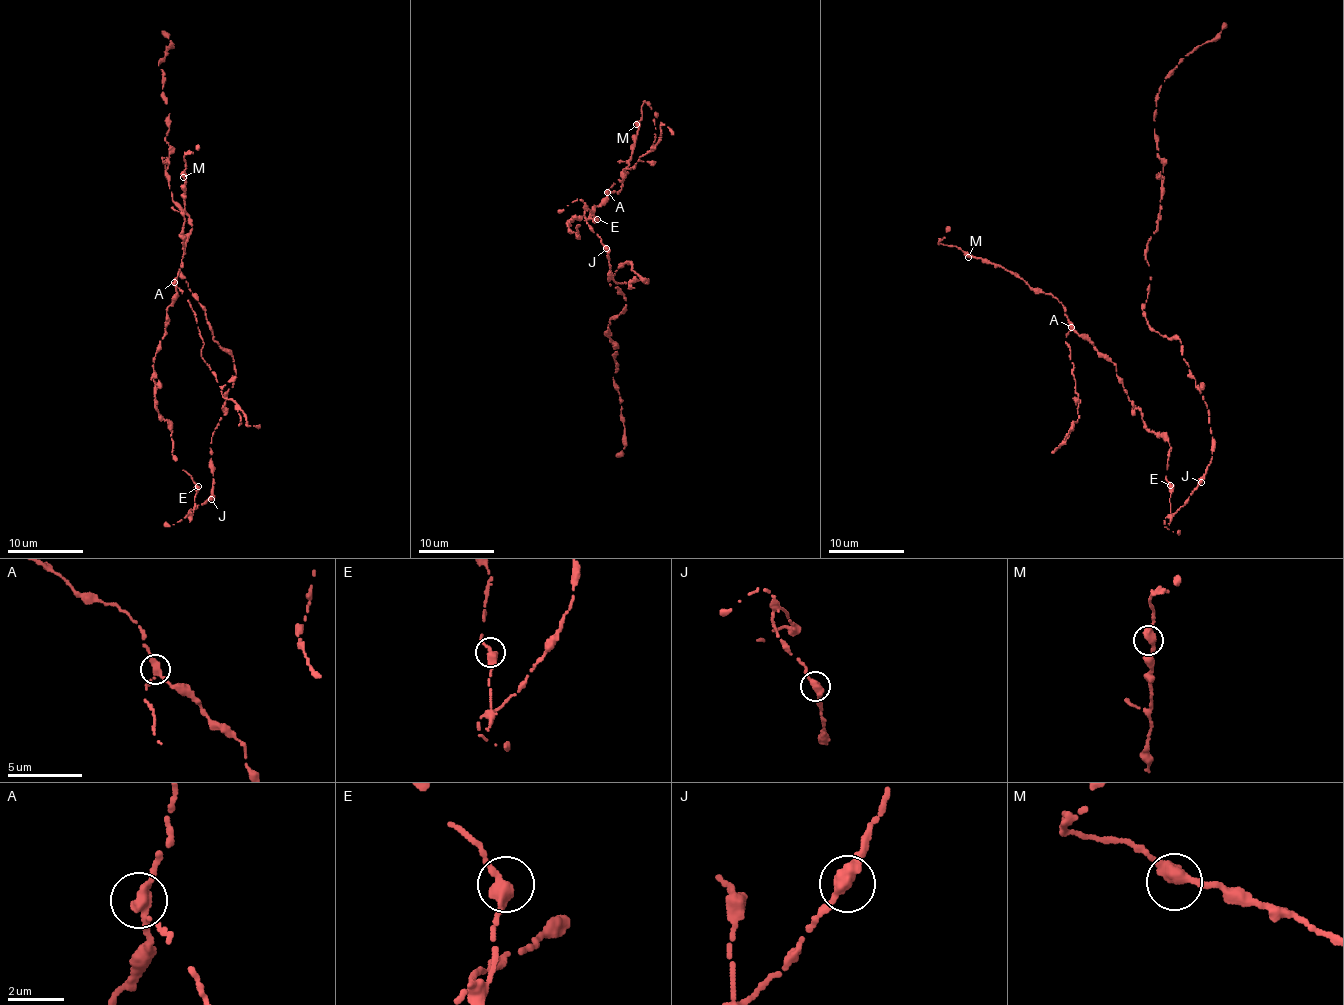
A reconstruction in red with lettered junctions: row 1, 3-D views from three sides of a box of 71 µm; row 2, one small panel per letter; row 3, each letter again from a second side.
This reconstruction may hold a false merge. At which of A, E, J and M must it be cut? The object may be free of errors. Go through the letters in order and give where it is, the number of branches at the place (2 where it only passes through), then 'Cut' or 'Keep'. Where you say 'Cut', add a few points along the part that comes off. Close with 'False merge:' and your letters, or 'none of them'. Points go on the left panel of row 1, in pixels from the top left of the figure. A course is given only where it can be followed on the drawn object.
A: Place: (174, 282). Branches: 2. Cut. Course of the part to remove: (174, 282), (193, 310), (203, 341), (201, 357), (221, 394), (239, 409), (247, 425), (259, 426)
E: Place: (198, 486). Branches: 2. Keep
J: Place: (211, 499). Branches: 2. Keep
M: Place: (183, 177). Branches: 2. Keep
False merge: A

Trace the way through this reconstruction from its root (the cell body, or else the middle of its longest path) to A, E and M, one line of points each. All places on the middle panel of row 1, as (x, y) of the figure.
A: (611, 279), (590, 210), (595, 221), (577, 237), (567, 223), (607, 191)
E: (611, 279), (606, 246), (587, 223), (586, 209), (597, 219)
M: (611, 279), (590, 210), (595, 221), (577, 237), (567, 223), (621, 188), (636, 124)

